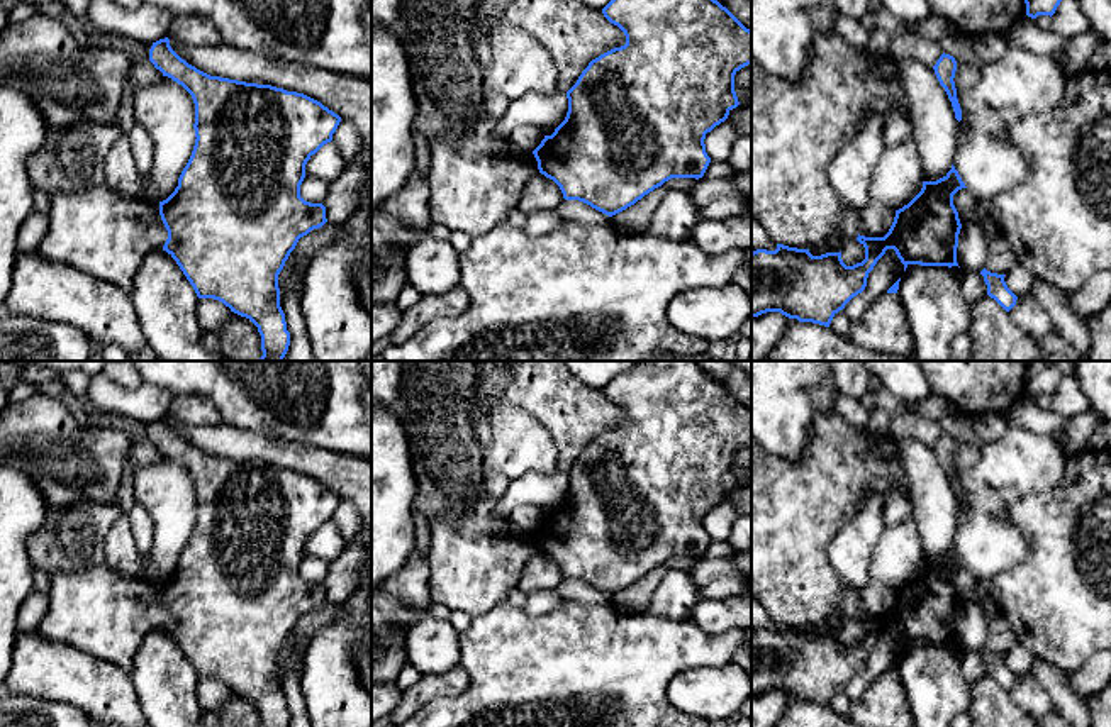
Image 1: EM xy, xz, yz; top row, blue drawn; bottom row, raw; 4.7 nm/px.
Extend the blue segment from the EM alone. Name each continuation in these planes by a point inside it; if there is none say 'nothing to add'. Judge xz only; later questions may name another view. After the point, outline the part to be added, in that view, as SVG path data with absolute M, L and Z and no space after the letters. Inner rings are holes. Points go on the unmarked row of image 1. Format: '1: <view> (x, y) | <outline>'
1: xz (474, 561) | M483 491L460 519L431 520L427 551L433 603L470 617L507 600L526 563L539 552L533 530L524 530L497 513L499 498Z

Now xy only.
1: xy (100, 612) | M103 564L51 576L47 612L37 632L129 671L142 641L163 629L166 619L168 610L159 595L159 581L148 574L129 578Z

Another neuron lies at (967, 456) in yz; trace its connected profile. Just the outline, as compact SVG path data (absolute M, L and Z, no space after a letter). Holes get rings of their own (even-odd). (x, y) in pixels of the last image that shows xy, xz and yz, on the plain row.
M957 444L955 468L958 471L974 471L975 464L982 458L982 446L977 444Z

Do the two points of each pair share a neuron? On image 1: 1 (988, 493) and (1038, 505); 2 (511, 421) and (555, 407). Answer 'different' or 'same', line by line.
1: different
2: different

